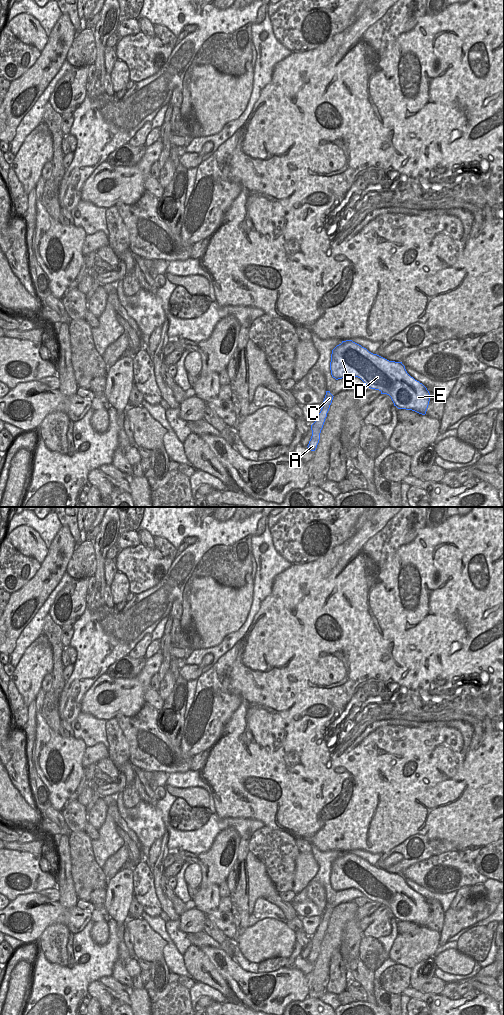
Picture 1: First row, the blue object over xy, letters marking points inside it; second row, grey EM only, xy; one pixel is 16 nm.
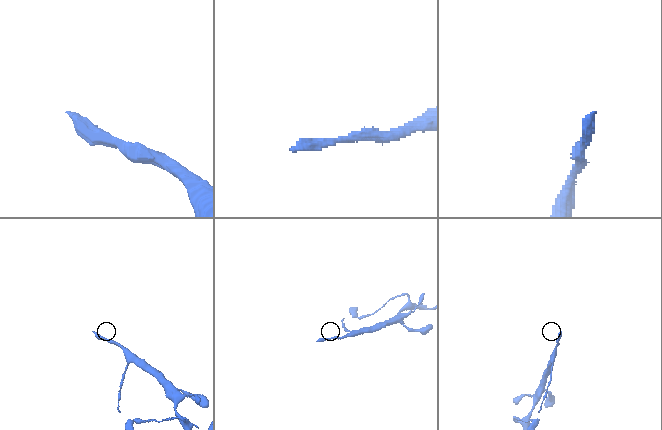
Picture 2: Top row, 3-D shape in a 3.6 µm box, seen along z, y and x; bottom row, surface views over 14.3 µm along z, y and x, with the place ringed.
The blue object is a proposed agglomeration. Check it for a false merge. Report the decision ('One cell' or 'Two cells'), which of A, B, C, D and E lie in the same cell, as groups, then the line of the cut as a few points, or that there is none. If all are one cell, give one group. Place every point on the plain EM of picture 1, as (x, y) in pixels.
Two cells. Groups: A / B C D E. Split along xy (322, 918), (328, 922).

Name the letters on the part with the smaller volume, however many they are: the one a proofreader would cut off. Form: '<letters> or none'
A

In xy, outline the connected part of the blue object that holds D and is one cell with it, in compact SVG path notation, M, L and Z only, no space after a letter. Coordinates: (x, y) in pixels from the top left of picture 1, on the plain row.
M346 852L332 862L330 882L336 892L349 888L360 890L369 900L389 907L398 921L426 926L430 905L407 885L402 874L389 873Z

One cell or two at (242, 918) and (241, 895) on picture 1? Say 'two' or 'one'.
one

